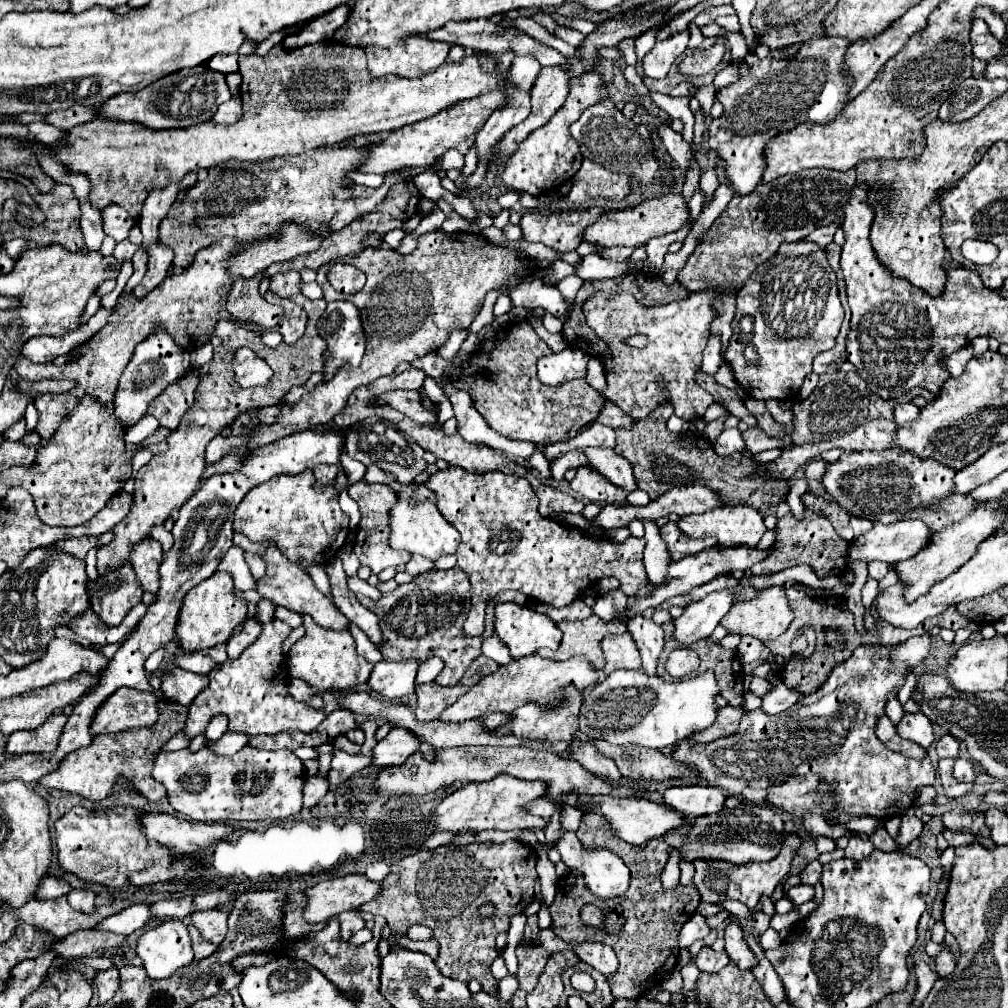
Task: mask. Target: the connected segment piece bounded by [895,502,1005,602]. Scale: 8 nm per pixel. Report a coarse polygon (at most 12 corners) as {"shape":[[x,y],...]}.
{"shape":[[999,502],[935,532],[917,556],[897,562],[905,600],[965,564],[1003,526]]}

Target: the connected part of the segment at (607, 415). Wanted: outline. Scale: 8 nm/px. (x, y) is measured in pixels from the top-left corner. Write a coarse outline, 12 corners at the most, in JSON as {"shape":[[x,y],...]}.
{"shape":[[605,400],[597,422],[619,428],[631,428],[633,420],[613,402]]}

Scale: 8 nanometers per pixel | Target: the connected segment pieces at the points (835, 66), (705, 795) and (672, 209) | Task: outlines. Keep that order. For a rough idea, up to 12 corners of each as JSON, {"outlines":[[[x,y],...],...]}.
{"outlines":[[[845,38],[787,60],[747,54],[717,92],[709,146],[737,194],[765,144],[847,104]],[[673,786],[663,800],[687,816],[717,814],[727,794],[717,786]],[[681,194],[605,212],[583,234],[597,246],[639,246],[689,224]]]}

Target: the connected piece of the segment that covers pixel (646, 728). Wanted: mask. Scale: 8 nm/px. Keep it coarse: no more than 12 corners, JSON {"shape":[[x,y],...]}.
{"shape":[[619,670],[579,732],[667,748],[715,722],[711,670],[673,684]]}

